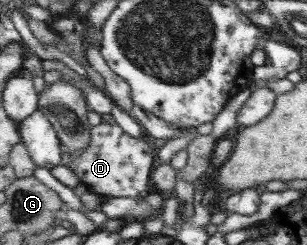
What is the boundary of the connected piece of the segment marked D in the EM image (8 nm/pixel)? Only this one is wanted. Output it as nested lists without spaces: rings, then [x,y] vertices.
[[[102,122],[91,127],[91,142],[79,154],[66,150],[62,144],[63,165],[71,168],[79,178],[79,182],[96,195],[104,195],[108,199],[118,197],[138,197],[146,193],[154,167],[153,141],[130,137],[122,131],[120,125]]]

